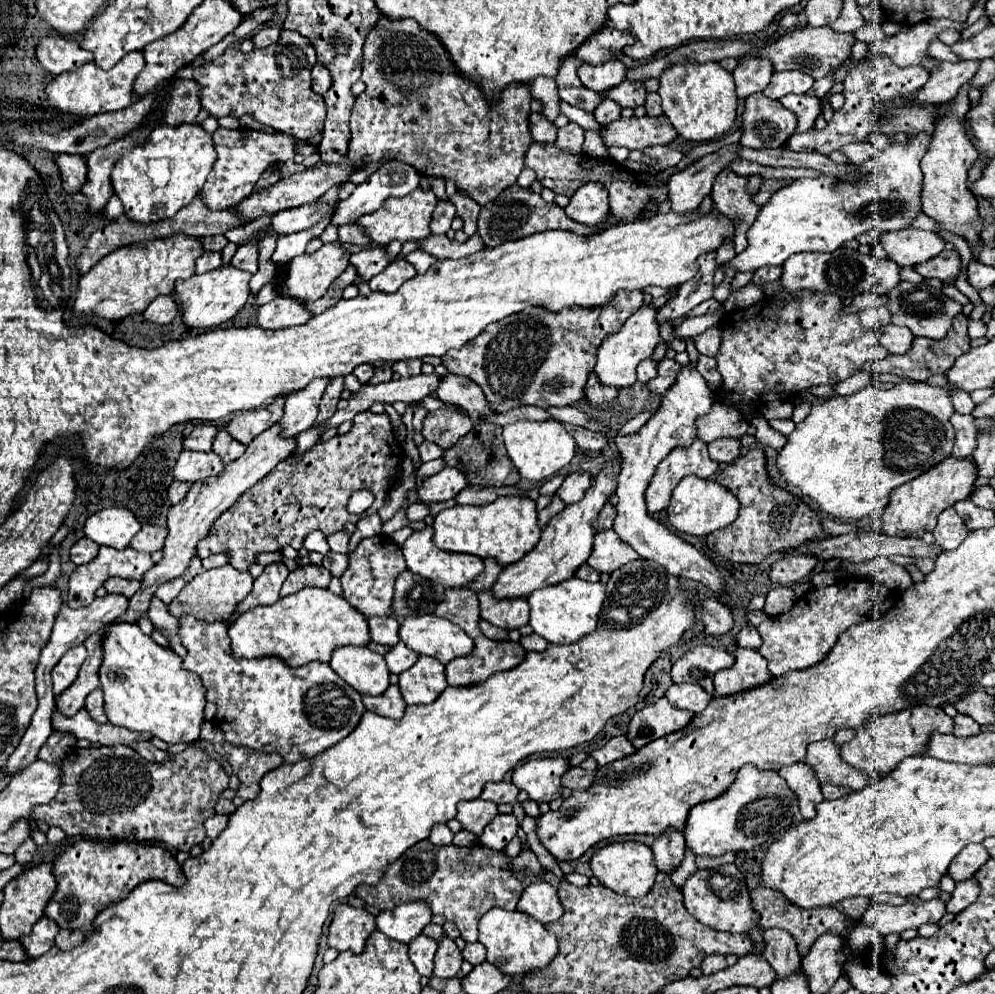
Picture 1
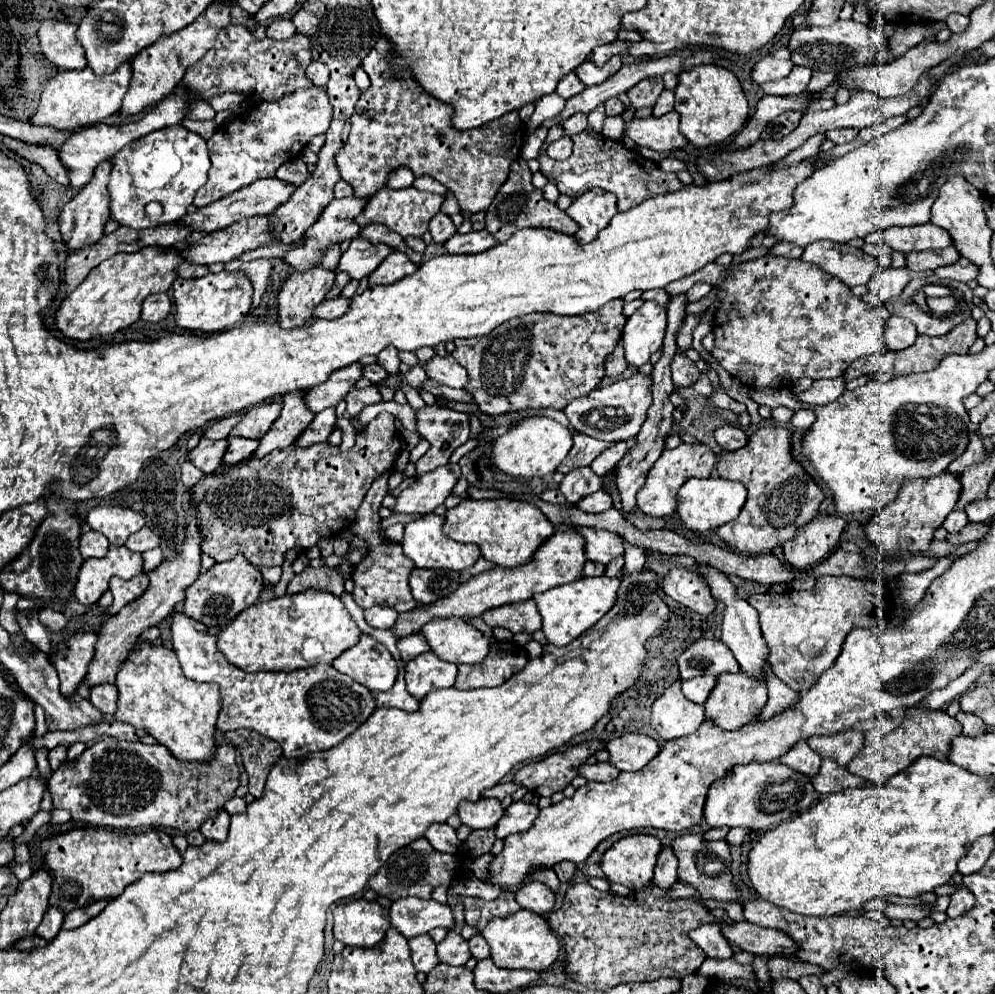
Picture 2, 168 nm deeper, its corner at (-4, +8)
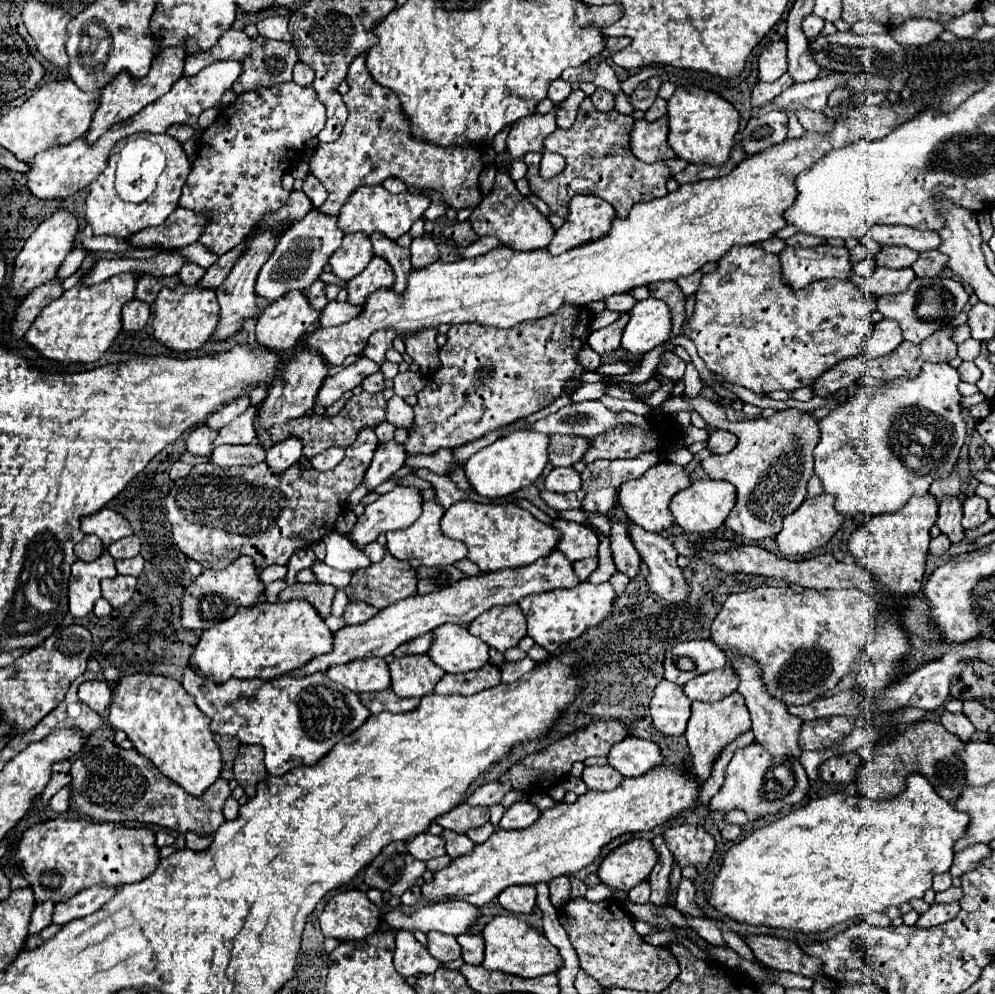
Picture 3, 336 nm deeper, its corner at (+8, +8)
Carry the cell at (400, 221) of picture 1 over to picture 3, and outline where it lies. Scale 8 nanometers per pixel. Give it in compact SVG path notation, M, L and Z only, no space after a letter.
M382 185L362 187L362 189L356 189L356 193L352 193L352 197L346 201L344 209L338 215L338 227L344 233L364 233L364 235L384 233L388 239L396 241L400 235L410 231L412 223L418 221L428 207L430 207L430 197L424 193L404 191L398 195L392 195Z

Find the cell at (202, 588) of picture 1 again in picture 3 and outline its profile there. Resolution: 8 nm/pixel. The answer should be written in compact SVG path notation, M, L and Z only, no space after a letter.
M238 557L230 567L216 571L208 569L200 577L194 579L194 583L184 593L182 601L182 625L186 629L210 629L212 625L230 619L238 607L250 607L258 601L258 597L264 593L264 583L260 581L258 569L254 567L252 557Z

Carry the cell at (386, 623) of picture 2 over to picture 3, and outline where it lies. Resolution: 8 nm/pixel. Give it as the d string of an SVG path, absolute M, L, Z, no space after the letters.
M348 601L348 605L346 605L346 609L344 609L344 621L348 623L348 625L358 625L358 623L364 623L364 621L368 621L368 619L372 619L374 615L376 615L378 611L372 607L372 605L368 605L368 603L356 603L356 601Z

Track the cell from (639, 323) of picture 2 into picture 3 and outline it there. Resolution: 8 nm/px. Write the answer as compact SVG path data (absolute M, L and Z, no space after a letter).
M644 299L630 311L630 323L622 335L622 347L630 355L644 355L668 341L672 329L670 307L660 299Z

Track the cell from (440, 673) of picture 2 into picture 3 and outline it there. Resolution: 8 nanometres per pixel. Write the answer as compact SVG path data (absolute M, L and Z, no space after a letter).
M404 655L390 663L392 691L398 697L424 697L444 675L428 655Z

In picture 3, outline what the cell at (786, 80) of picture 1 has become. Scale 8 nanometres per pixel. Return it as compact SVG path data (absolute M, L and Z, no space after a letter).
M784 73L780 79L772 81L772 83L756 83L756 87L752 89L752 107L754 109L762 109L768 101L772 101L774 97L778 97L784 89L788 89L792 85L792 77L788 77L788 73Z

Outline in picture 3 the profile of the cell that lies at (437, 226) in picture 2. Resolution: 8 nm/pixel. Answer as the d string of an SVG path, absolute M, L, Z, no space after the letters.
M428 233L414 239L410 245L410 251L412 251L412 267L414 269L424 269L440 259L440 251L438 251L432 235L428 235Z

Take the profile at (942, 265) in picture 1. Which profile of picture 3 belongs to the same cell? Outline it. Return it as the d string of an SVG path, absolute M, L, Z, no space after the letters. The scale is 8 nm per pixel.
M886 245L882 247L874 257L874 263L880 267L888 267L888 269L904 269L910 267L916 259L918 253L908 249L908 247L900 247L900 245Z

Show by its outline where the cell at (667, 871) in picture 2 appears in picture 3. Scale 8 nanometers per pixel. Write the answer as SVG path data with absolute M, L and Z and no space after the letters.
M642 881L640 885L636 885L634 889L628 891L628 901L632 901L632 903L648 903L648 897L650 897L650 883L648 881Z

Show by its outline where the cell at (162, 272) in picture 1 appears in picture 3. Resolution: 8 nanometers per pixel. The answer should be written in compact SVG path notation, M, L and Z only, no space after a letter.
M123 273L110 277L104 283L82 287L76 285L62 293L60 299L52 301L36 317L32 327L26 331L24 341L40 353L40 357L56 363L92 363L108 351L114 337L120 333L120 309L134 297L136 279L139 274Z

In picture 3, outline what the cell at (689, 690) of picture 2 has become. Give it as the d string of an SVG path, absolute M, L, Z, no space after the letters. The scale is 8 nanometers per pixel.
M726 663L724 669L714 669L712 673L704 673L688 681L684 685L684 693L692 701L720 701L732 695L738 689L738 683L736 671Z

